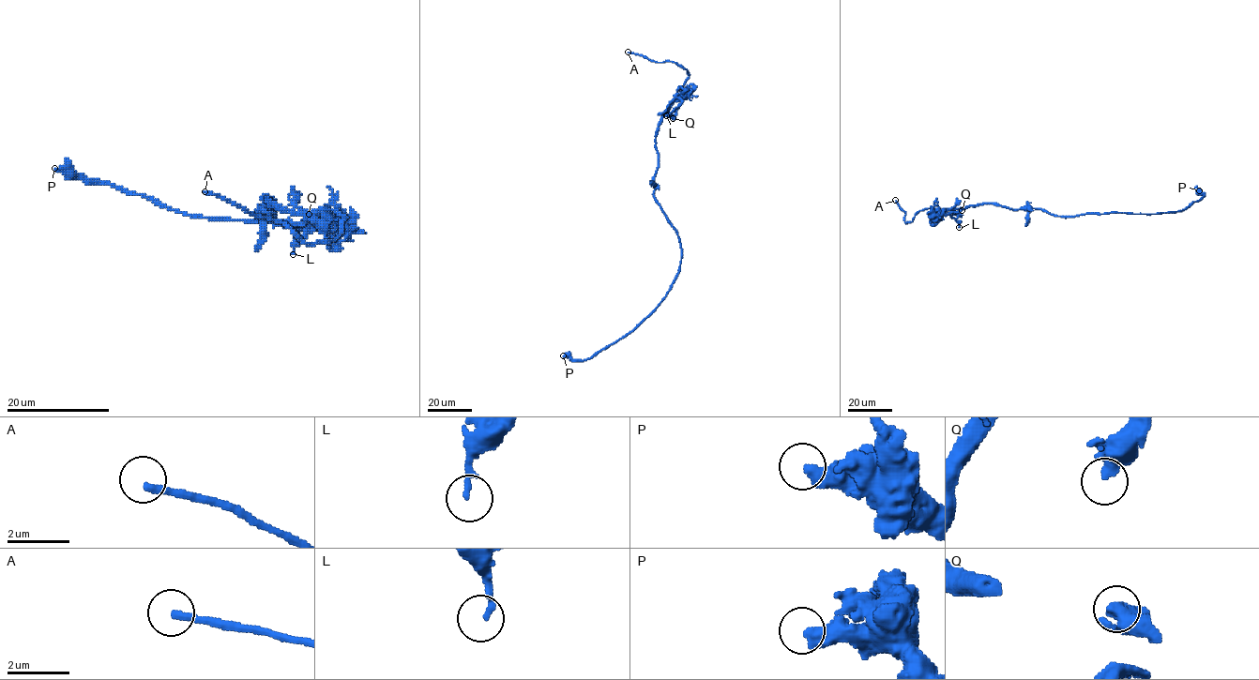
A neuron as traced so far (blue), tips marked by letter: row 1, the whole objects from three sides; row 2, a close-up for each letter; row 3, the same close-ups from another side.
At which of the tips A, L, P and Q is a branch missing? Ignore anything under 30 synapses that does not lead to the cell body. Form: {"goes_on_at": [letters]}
{"goes_on_at": ["A"]}

